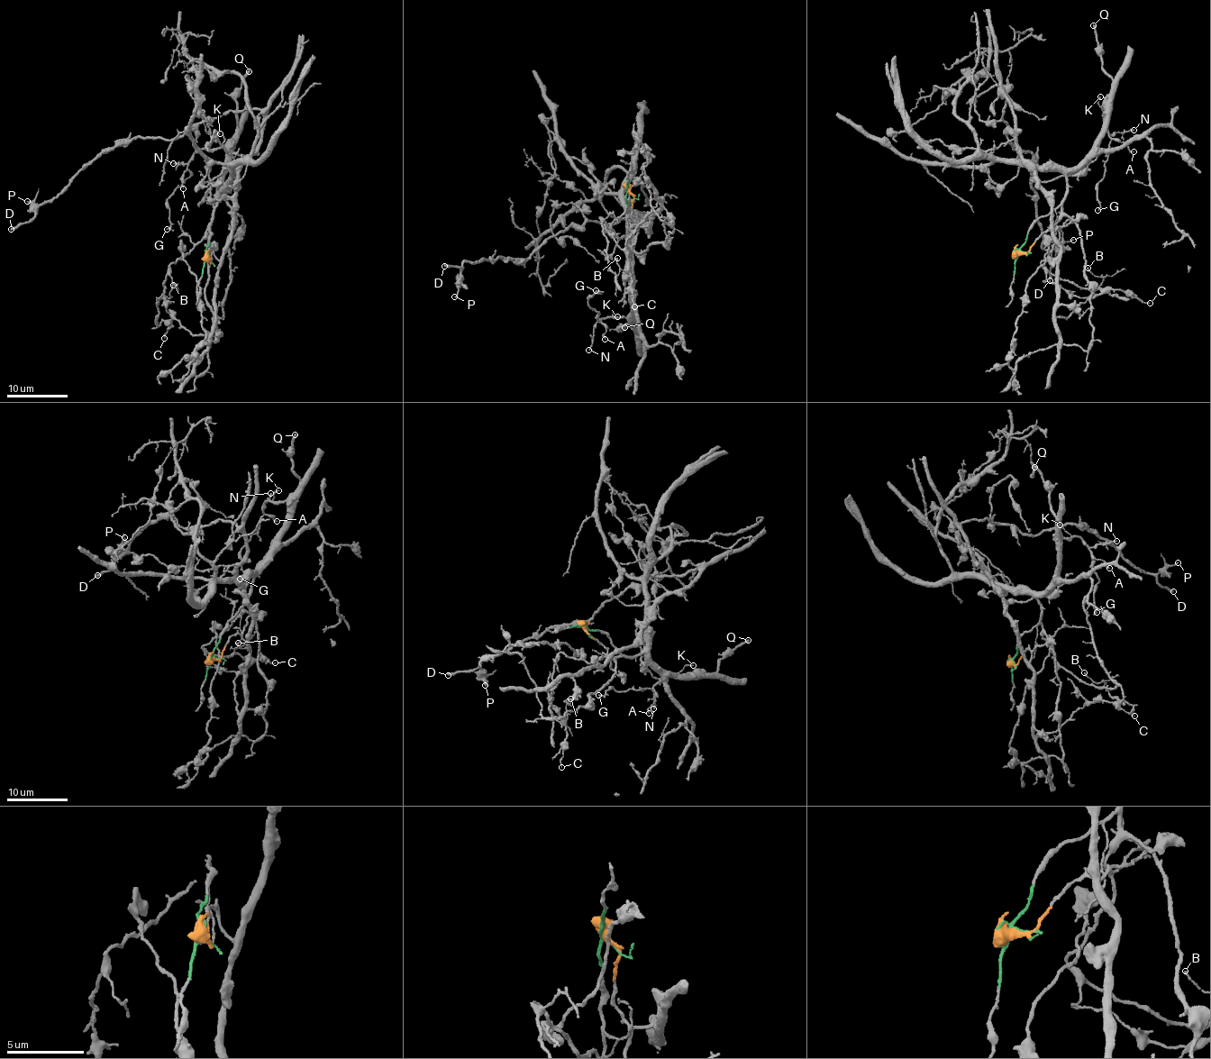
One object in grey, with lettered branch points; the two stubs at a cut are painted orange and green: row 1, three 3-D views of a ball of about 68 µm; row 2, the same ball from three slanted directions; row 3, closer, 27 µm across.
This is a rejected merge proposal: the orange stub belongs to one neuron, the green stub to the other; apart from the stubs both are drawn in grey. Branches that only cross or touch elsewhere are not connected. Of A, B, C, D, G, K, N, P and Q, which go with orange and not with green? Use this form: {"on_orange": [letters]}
{"on_orange": ["C", "D", "P"]}

